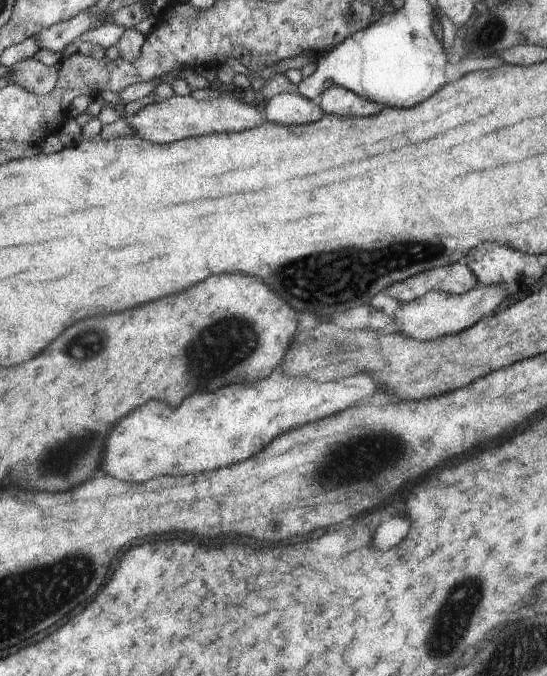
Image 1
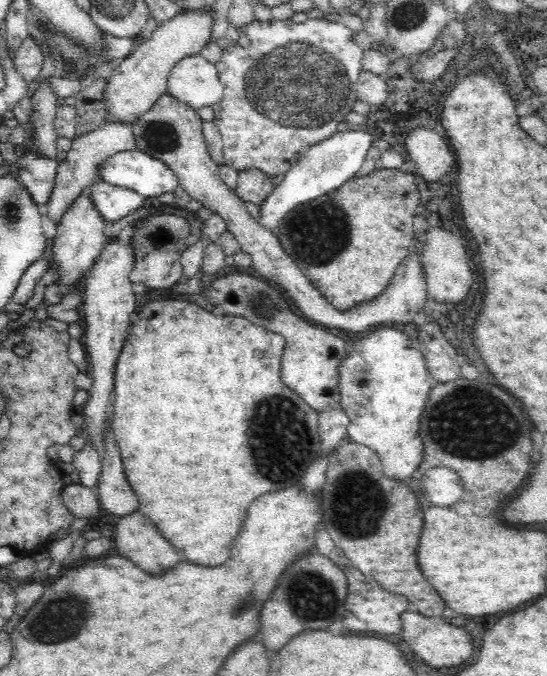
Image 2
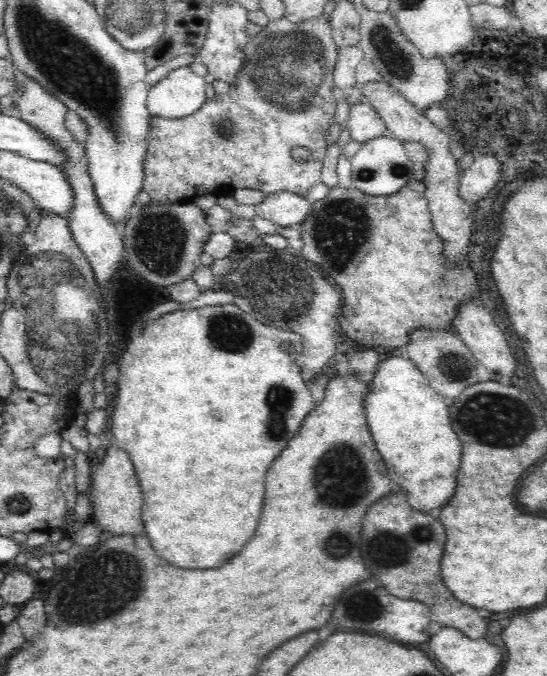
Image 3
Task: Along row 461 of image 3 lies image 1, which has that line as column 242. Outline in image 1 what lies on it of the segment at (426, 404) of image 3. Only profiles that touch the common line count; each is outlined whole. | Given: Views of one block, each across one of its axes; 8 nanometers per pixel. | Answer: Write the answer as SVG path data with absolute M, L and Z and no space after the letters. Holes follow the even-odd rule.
M276 369L263 380L225 386L221 390L207 392L203 396L199 392L191 394L191 398L185 398L173 412L165 410L163 402L151 400L139 406L139 410L133 410L127 418L123 418L119 426L109 434L103 468L109 474L127 482L143 482L153 478L153 474L187 476L187 474L215 470L219 466L235 464L235 462L241 462L243 458L249 458L251 454L259 452L265 444L269 444L275 436L279 436L285 430L338 413L339 410L355 404L361 398L373 396L377 390L379 390L378 382L375 382L375 379L371 378L367 372L343 376L331 382L317 382L309 378L291 378L279 373Z

